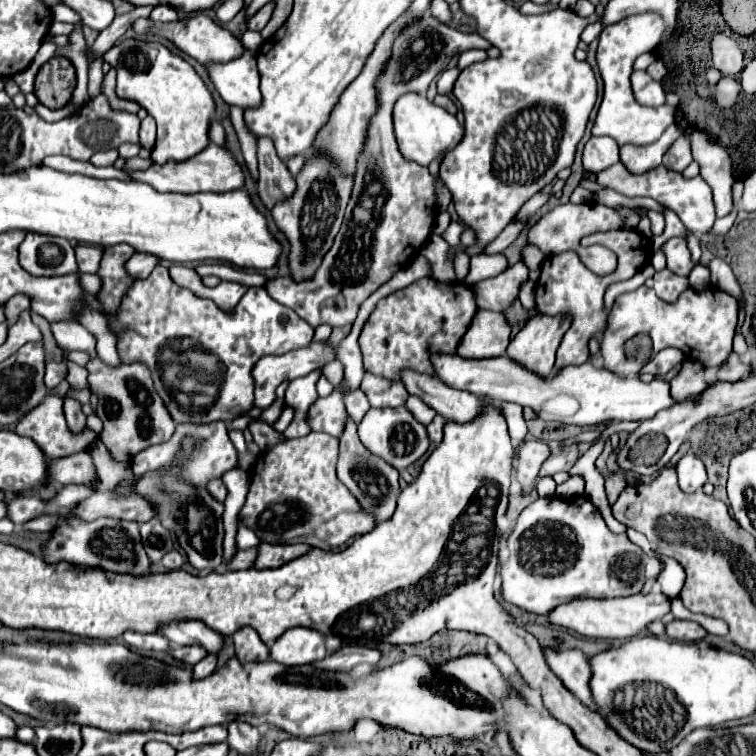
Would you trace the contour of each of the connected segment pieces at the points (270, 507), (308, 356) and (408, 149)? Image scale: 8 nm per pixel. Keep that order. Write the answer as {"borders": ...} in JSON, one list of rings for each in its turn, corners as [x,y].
{"borders":[[[[314,431],[300,439],[286,439],[274,451],[262,453],[250,471],[252,485],[240,511],[240,523],[254,529],[260,541],[308,543],[324,551],[372,531],[376,527],[374,515],[366,513],[336,477],[336,455],[338,439]]],[[[312,341],[308,347],[286,353],[282,357],[264,357],[254,367],[256,381],[256,407],[266,409],[276,401],[276,387],[288,379],[308,375],[322,369],[326,363],[336,361],[336,347],[330,341]]],[[[406,93],[394,103],[394,135],[396,143],[406,159],[412,159],[424,167],[430,165],[432,159],[440,157],[440,153],[456,147],[462,141],[462,127],[454,115],[450,115],[446,109],[430,103],[424,95],[418,93]]]]}

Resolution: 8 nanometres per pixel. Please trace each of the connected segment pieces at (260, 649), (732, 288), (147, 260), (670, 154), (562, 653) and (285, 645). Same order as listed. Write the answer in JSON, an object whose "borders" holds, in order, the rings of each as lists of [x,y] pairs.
{"borders":[[[[240,627],[240,631],[236,631],[232,637],[236,645],[236,657],[242,663],[248,663],[250,659],[256,659],[256,661],[268,659],[268,647],[252,627]]],[[[714,257],[714,259],[712,259],[712,263],[710,263],[710,273],[712,273],[712,285],[716,285],[716,287],[726,287],[726,291],[728,291],[730,295],[742,297],[740,283],[736,283],[736,277],[734,277],[730,265],[724,263],[720,257]]],[[[132,255],[128,261],[126,261],[126,273],[132,277],[132,279],[144,279],[152,273],[152,269],[156,267],[158,259],[152,259],[152,255]]],[[[682,135],[664,155],[662,165],[674,171],[684,171],[692,161],[692,153],[690,153],[690,139],[686,135]]],[[[544,649],[548,667],[590,709],[596,709],[588,691],[588,657],[580,649]]],[[[304,627],[288,629],[288,633],[280,635],[270,645],[270,659],[282,663],[286,667],[316,663],[324,659],[326,647],[324,637],[316,631],[308,631]]]]}

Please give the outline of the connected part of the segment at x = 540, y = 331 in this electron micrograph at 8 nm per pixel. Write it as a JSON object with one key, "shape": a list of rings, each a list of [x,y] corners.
{"shape":[[[534,315],[510,341],[506,357],[522,365],[524,369],[540,375],[542,379],[548,379],[554,367],[556,349],[568,327],[568,317]]]}

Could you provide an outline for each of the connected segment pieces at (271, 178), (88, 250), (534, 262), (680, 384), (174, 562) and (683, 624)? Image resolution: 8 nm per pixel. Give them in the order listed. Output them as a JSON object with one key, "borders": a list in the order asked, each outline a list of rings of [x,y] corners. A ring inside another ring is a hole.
{"borders":[[[[258,139],[258,163],[260,163],[260,181],[258,181],[258,197],[262,205],[272,211],[272,207],[296,191],[296,181],[286,169],[272,147],[270,139]]],[[[78,245],[76,247],[76,259],[78,259],[80,273],[98,273],[102,249],[92,247],[92,245]]],[[[526,245],[524,249],[522,249],[522,255],[524,255],[524,263],[528,265],[528,269],[530,271],[536,271],[536,269],[540,269],[540,265],[542,265],[542,261],[544,261],[544,253],[538,249],[538,247],[534,247],[534,245]]],[[[686,361],[680,369],[680,373],[670,381],[670,391],[674,399],[684,399],[686,395],[700,393],[708,387],[708,377],[702,365],[696,361]]],[[[176,549],[170,551],[170,553],[166,553],[166,555],[162,557],[162,565],[164,565],[168,571],[176,571],[176,569],[180,569],[182,563],[184,563],[184,559],[182,559],[182,555],[180,555]]],[[[674,619],[670,623],[666,623],[666,635],[670,639],[676,641],[700,641],[704,639],[708,633],[706,629],[696,623],[696,621],[682,621],[682,619]]]]}

